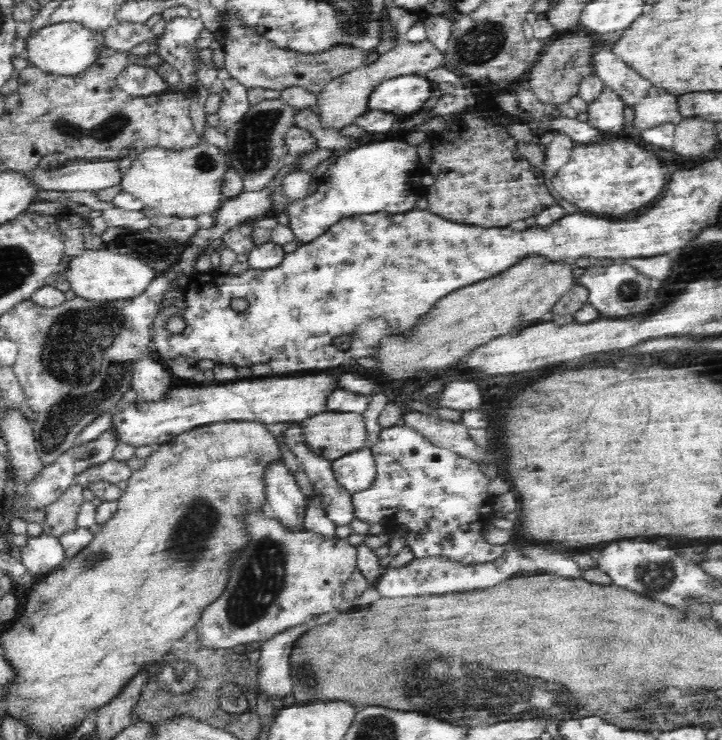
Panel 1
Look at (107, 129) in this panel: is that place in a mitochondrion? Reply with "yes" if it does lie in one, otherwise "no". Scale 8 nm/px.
yes

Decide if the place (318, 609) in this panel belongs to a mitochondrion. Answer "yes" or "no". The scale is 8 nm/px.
no

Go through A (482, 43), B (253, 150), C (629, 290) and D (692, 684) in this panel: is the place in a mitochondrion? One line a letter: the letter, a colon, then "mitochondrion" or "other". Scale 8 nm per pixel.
A: mitochondrion
B: mitochondrion
C: mitochondrion
D: mitochondrion

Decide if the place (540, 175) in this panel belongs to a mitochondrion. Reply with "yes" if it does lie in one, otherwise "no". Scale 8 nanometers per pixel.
no

